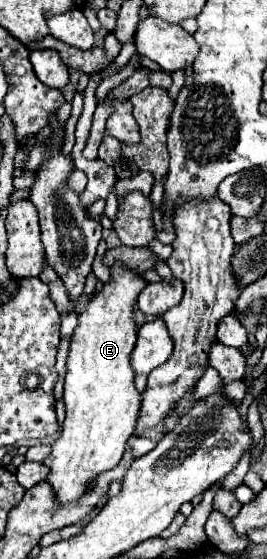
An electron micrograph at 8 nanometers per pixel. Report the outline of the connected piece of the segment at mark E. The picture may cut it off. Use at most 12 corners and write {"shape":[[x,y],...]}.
{"shape":[[118,264],[78,316],[66,418],[42,462],[56,502],[120,462],[142,396],[146,282]]}

